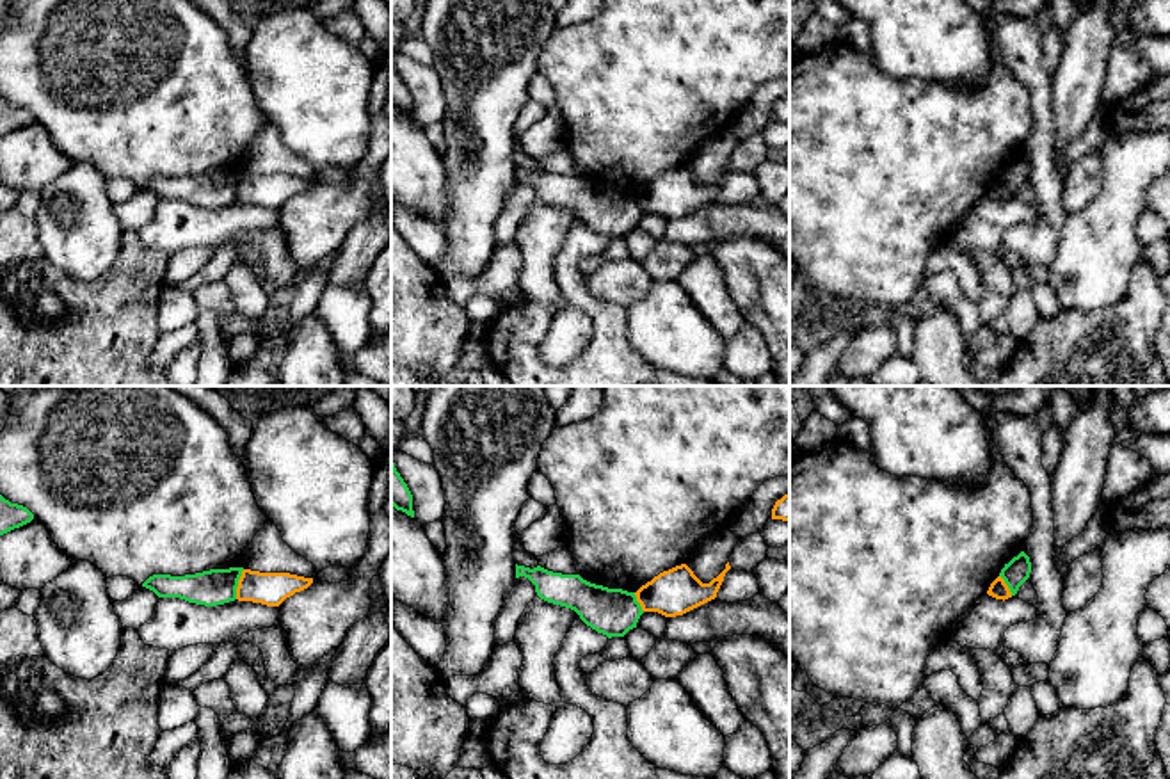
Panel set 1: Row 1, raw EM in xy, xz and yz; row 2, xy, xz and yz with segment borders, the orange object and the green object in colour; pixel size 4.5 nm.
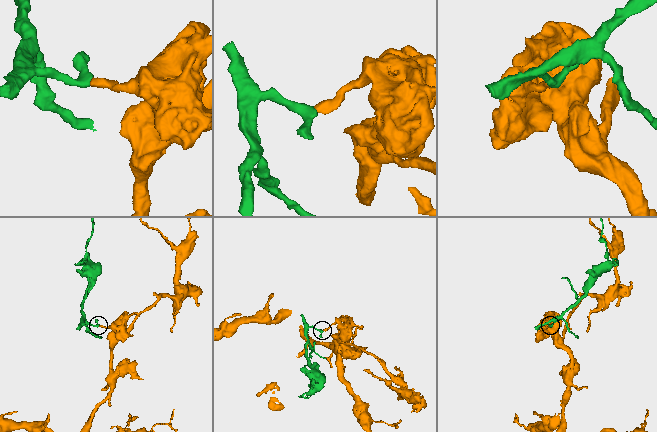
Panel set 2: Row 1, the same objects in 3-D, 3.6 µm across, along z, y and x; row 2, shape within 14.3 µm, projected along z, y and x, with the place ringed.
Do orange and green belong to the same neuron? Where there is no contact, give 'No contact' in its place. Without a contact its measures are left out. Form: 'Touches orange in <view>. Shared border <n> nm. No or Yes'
Touches orange in xy. Shared border 140 nm. No

